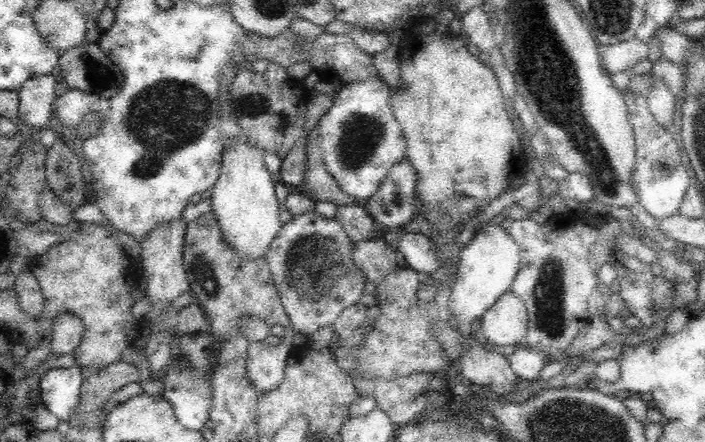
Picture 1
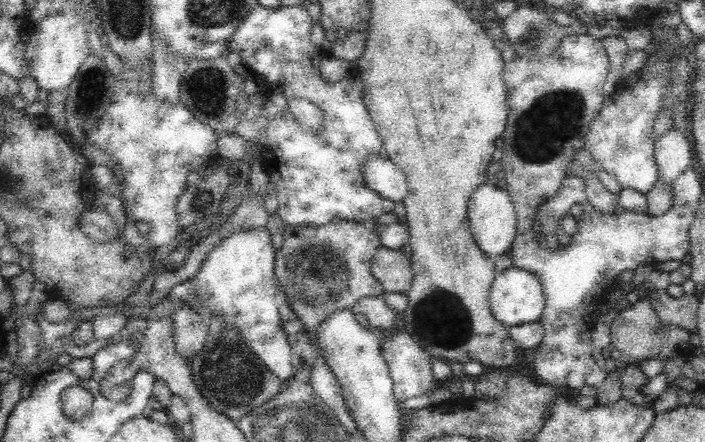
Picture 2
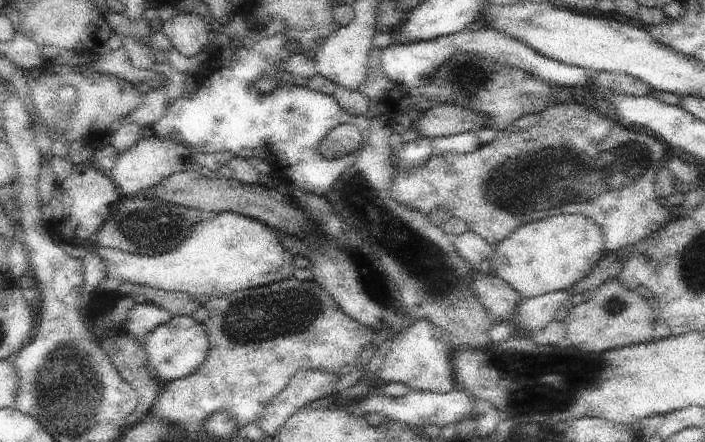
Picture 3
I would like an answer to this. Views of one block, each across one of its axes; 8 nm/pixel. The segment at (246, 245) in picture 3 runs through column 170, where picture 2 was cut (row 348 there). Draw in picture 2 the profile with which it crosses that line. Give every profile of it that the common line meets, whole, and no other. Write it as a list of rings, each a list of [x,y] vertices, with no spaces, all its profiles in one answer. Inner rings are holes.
[[[266,227],[240,228],[222,238],[209,252],[204,264],[187,281],[171,288],[167,298],[188,300],[195,296],[195,303],[189,305],[201,315],[202,312],[223,314],[250,349],[263,363],[284,382],[295,371],[290,363],[291,345],[283,329],[280,313],[276,306],[276,284],[274,264],[276,249],[272,245],[271,232]]]

